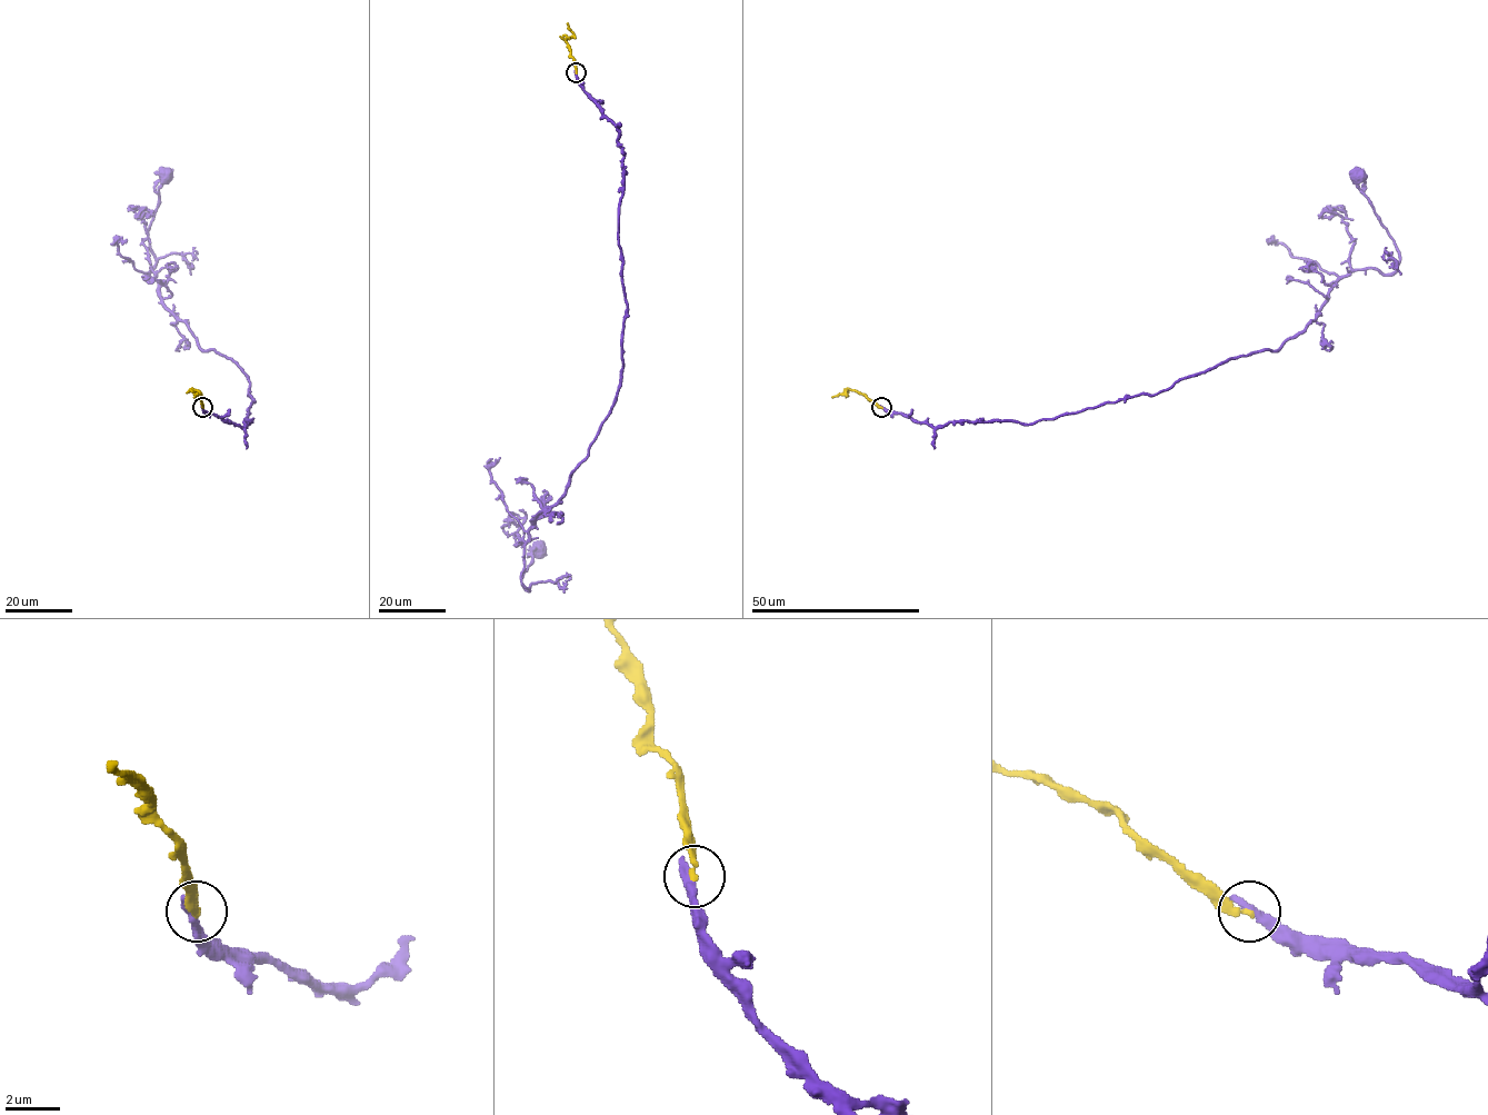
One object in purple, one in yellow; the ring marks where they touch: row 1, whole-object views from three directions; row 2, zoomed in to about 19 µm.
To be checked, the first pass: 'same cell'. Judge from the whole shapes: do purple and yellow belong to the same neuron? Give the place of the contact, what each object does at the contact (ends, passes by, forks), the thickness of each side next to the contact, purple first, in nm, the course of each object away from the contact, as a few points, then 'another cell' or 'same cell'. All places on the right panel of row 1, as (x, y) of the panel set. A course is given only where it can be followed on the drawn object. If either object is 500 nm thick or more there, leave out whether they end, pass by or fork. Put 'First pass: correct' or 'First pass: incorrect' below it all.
(881, 407) | purple ends | yellow ends | 400/220 nm | purple via (881, 407), (934, 427), (1034, 424), (1277, 350), (1339, 278), (1391, 274), (1398, 264), (1357, 175) | yellow via (881, 407), (850, 389), (832, 397) | another cell
First pass: incorrect

